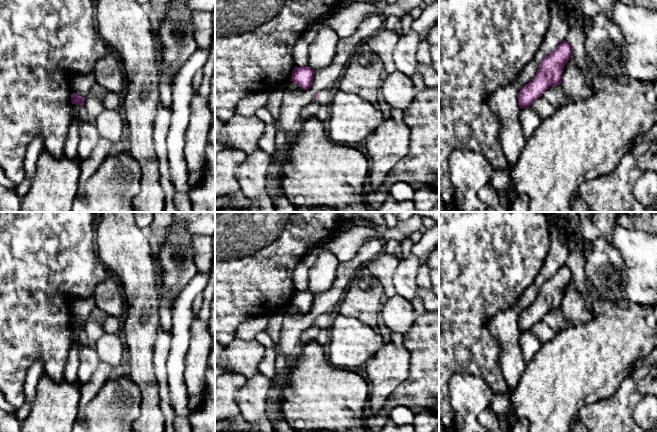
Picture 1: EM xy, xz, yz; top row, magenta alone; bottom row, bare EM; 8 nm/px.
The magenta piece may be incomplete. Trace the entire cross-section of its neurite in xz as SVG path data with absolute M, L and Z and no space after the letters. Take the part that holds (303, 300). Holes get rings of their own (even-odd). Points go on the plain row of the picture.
M295 290L290 305L299 309L304 315L308 314L313 305L314 296L309 291Z

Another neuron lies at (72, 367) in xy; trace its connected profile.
M73 328L73 336L75 338L75 342L72 344L72 347L69 351L67 364L64 371L65 380L69 383L77 383L78 380L78 371L80 366L80 344L81 341L79 339L80 335L79 328Z

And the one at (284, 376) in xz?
M299 354L290 355L289 357L287 357L287 366L278 373L278 383L276 385L276 388L278 390L278 402L280 403L280 405L283 399L284 390L290 381L290 373L296 365L298 358Z

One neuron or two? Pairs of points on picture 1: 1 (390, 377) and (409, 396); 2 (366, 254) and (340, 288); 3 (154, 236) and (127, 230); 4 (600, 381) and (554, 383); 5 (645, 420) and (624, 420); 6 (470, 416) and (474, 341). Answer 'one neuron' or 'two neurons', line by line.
1: two neurons
2: one neuron
3: two neurons
4: one neuron
5: two neurons
6: two neurons

